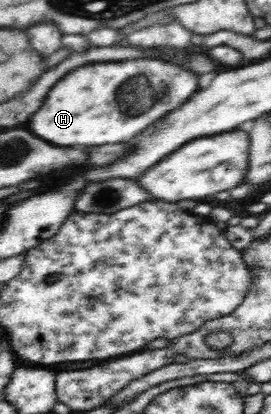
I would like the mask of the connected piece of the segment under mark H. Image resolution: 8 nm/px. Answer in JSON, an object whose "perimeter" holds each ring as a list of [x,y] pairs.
{"perimeter":[[[132,58],[132,60],[96,62],[78,66],[74,72],[68,72],[60,82],[56,82],[44,100],[46,104],[30,118],[28,128],[46,142],[58,146],[102,146],[102,144],[116,144],[128,142],[138,132],[148,128],[152,122],[156,124],[163,117],[170,114],[184,104],[200,89],[200,76],[191,70],[182,68],[180,64],[169,63],[158,58]]]}

